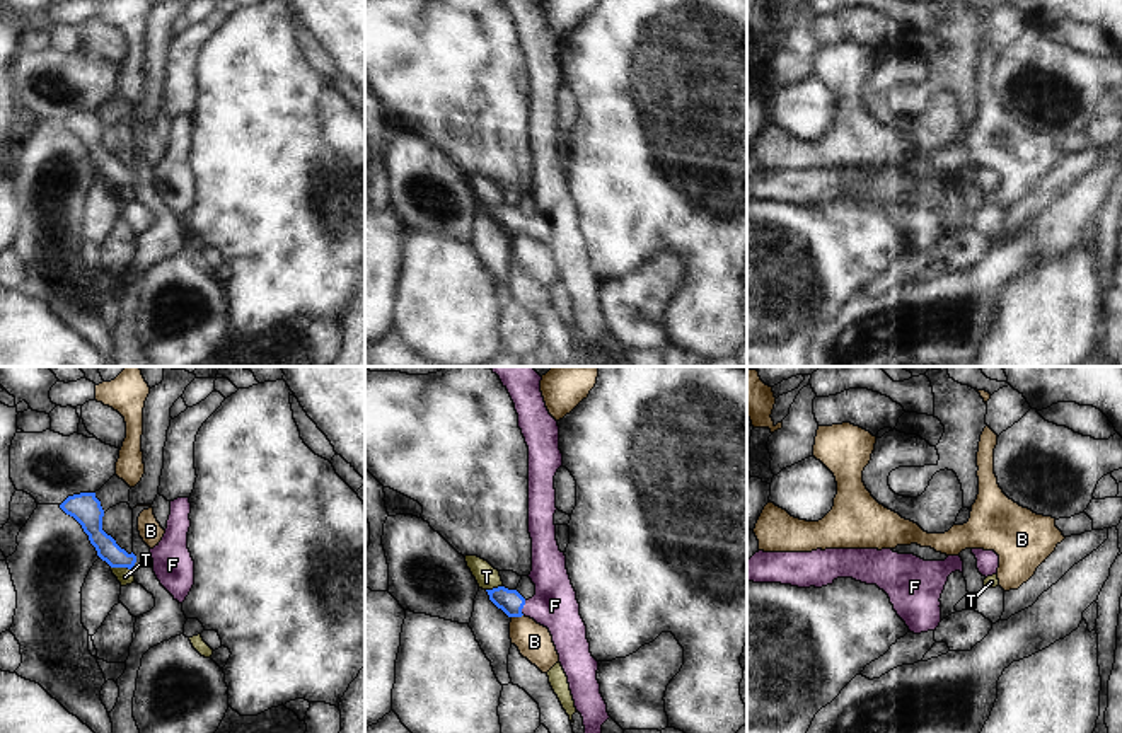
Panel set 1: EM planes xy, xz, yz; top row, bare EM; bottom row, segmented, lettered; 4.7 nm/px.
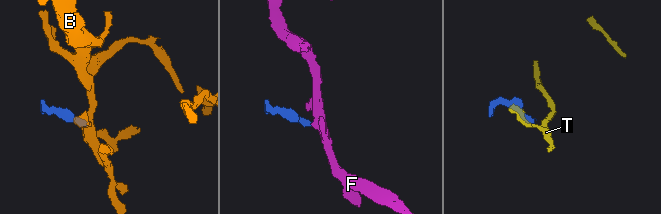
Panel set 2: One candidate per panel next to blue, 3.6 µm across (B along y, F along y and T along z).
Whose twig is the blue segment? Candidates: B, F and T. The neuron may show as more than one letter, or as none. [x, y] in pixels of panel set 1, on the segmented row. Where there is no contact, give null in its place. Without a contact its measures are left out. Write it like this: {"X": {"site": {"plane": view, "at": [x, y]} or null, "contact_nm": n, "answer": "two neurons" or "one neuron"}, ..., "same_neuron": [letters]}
{"B": {"site": {"plane": "xz", "at": [517, 616]}, "contact_nm": 60, "answer": "two neurons"}, "F": {"site": {"plane": "xz", "at": [522, 607]}, "contact_nm": 70, "answer": "one neuron"}, "T": {"site": {"plane": "xy", "at": [121, 566]}, "contact_nm": 110, "answer": "two neurons"}, "same_neuron": ["F"]}

